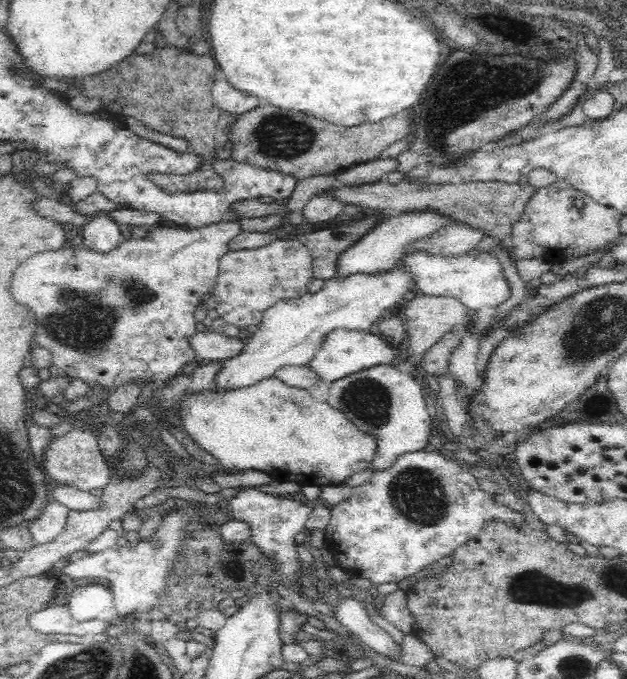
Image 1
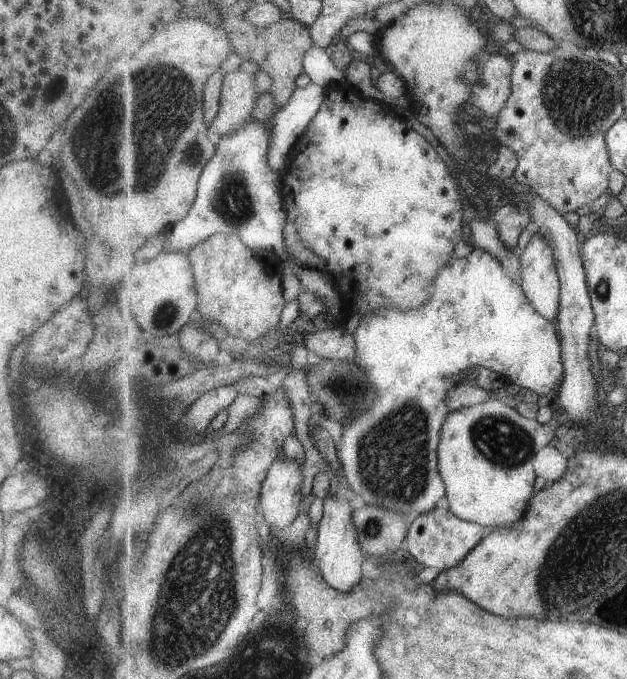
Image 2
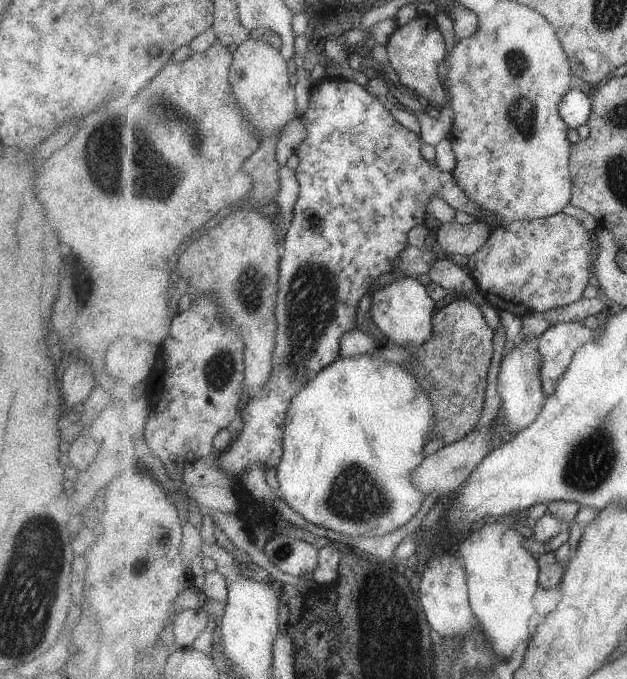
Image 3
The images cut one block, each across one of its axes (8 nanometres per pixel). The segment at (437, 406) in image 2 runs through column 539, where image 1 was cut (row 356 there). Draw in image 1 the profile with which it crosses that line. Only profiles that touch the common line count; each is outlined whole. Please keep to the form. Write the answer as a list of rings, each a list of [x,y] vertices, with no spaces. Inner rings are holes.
[[[336,328],[324,334],[325,338],[319,343],[319,350],[307,364],[307,368],[319,379],[319,384],[325,382],[332,384],[350,374],[361,372],[379,366],[379,364],[390,364],[396,356],[389,342],[381,334],[372,334],[369,330],[350,330],[348,328]]]

